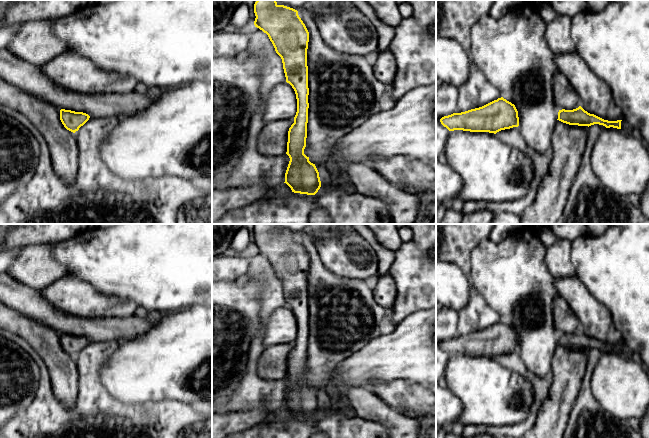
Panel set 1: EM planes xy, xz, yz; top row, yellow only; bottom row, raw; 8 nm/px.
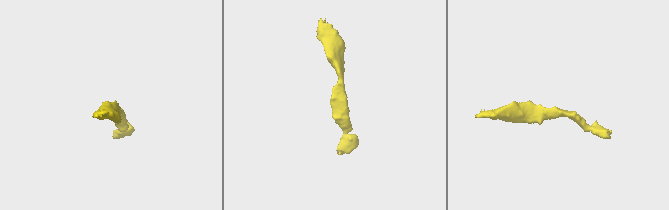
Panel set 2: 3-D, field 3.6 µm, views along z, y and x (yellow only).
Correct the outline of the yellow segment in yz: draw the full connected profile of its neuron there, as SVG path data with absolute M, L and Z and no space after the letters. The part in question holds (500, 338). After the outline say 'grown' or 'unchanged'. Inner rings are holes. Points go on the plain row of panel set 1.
M501 321L482 331L444 340L440 346L449 355L496 358L501 354L518 351L519 341L515 329Z; unchanged

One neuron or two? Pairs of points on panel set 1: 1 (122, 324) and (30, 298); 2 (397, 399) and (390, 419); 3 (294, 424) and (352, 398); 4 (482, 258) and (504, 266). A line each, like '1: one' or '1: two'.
1: one
2: two
3: two
4: one

